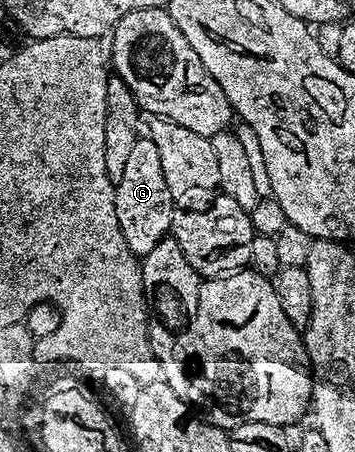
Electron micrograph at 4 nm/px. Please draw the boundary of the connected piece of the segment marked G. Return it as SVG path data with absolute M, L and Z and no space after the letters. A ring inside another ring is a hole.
M140 137L134 142L121 181L115 184L115 208L117 225L121 225L121 237L125 237L125 245L129 245L137 257L153 253L153 248L171 234L177 200L169 193L169 185L165 185L161 157L157 153L157 145L153 145L149 137Z

